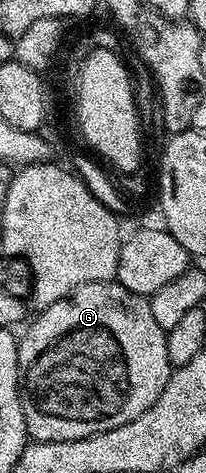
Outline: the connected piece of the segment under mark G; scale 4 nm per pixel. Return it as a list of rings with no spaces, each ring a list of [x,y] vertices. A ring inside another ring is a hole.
[[[117,281],[108,283],[85,283],[80,285],[68,297],[56,301],[52,305],[41,308],[38,316],[30,323],[30,328],[18,339],[18,392],[22,398],[22,412],[26,422],[27,436],[33,442],[44,441],[76,441],[80,437],[92,437],[101,431],[116,429],[147,411],[164,393],[164,385],[168,385],[168,377],[172,370],[168,361],[168,345],[166,344],[166,332],[156,325],[156,317],[152,317],[149,298],[145,295],[137,295]]]

